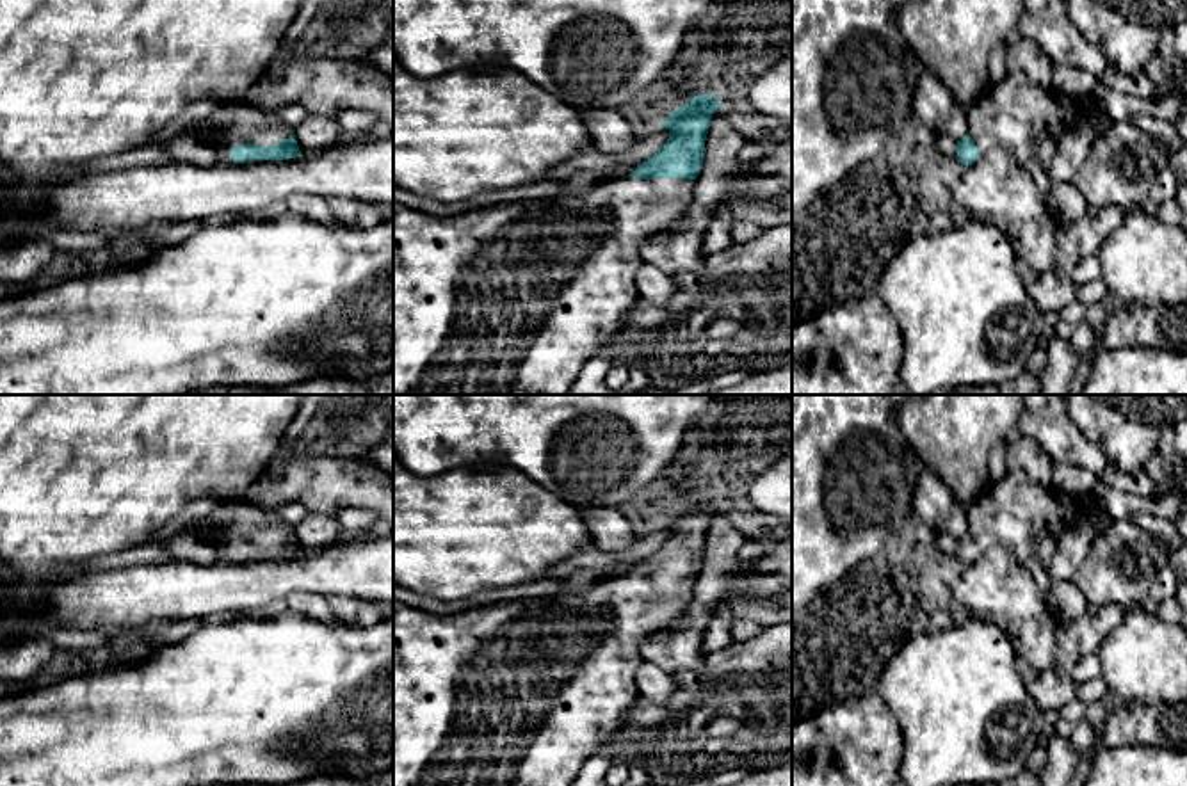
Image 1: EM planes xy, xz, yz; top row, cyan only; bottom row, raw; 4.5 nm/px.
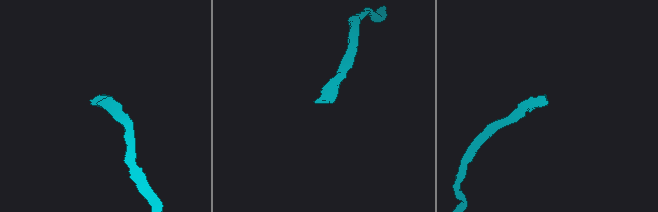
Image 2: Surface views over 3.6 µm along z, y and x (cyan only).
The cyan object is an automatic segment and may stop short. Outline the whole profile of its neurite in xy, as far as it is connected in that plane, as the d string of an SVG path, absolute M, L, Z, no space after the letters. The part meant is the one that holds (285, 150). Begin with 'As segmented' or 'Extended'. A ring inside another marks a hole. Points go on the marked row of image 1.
Extended. M226 101L205 119L214 142L235 164L290 160L301 155L294 128L279 114L251 108L246 101Z

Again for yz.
Extended. M1023 71L1007 73L966 110L968 133L957 140L956 158L968 167L997 146L1025 167L1048 132L1059 142L1093 112L1087 98L1073 100L1036 85Z

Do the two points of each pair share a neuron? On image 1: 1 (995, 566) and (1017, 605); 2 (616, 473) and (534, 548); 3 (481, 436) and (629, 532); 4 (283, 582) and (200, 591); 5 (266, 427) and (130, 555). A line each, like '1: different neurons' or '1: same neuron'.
1: same neuron
2: different neurons
3: different neurons
4: same neuron
5: different neurons

